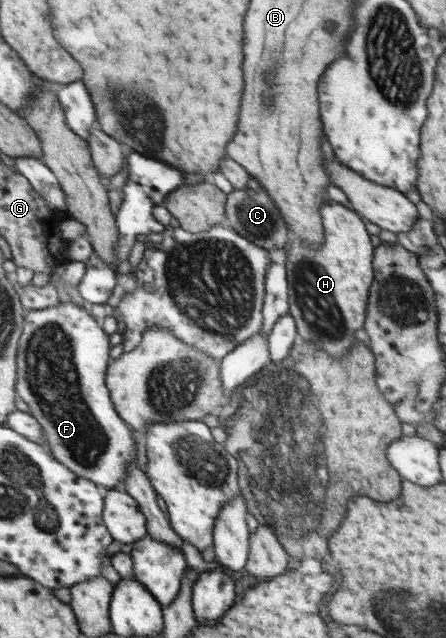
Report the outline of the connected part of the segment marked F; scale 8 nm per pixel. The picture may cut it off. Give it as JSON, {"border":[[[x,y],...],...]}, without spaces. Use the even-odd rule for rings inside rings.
{"border":[[[70,300],[57,305],[30,311],[25,316],[25,327],[19,346],[18,398],[28,402],[30,412],[43,428],[45,444],[72,472],[95,481],[103,488],[124,488],[131,462],[136,456],[136,442],[132,438],[131,425],[119,415],[112,402],[111,389],[107,385],[107,368],[110,358],[110,336],[102,330],[88,306],[78,306]]]}

